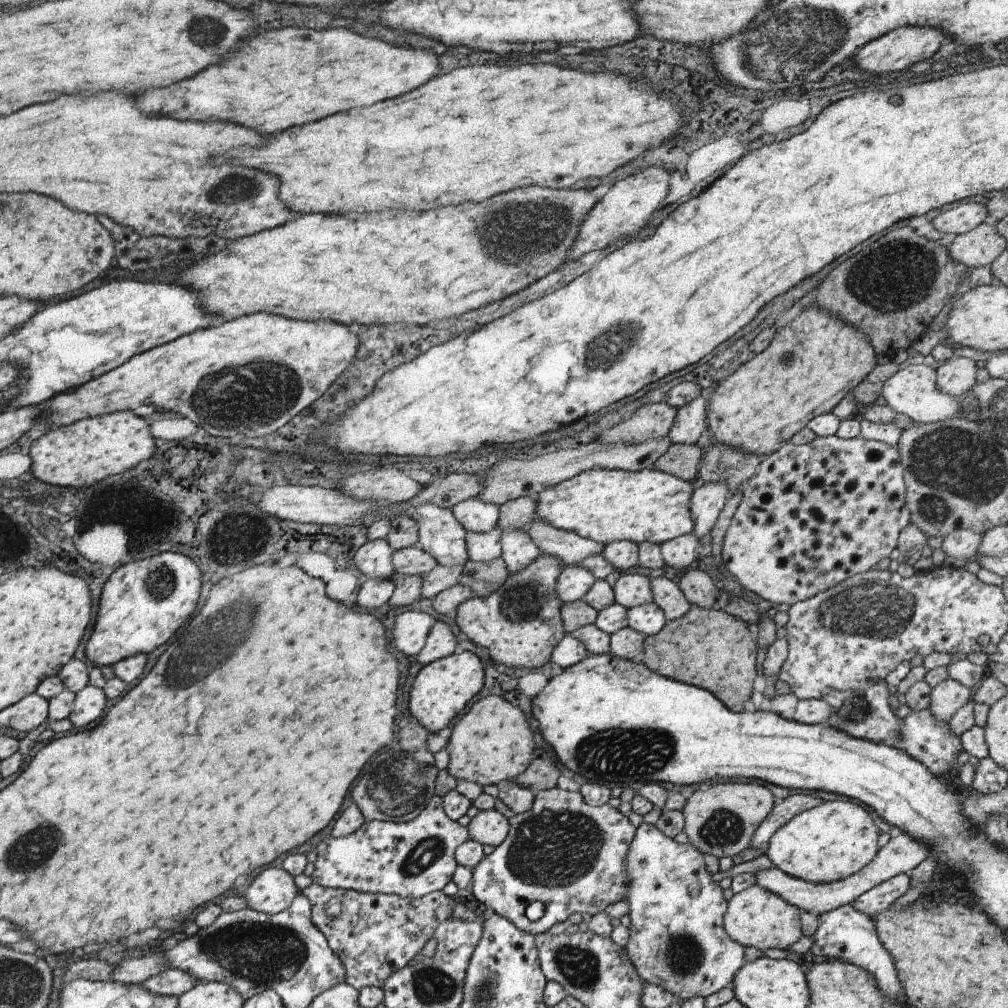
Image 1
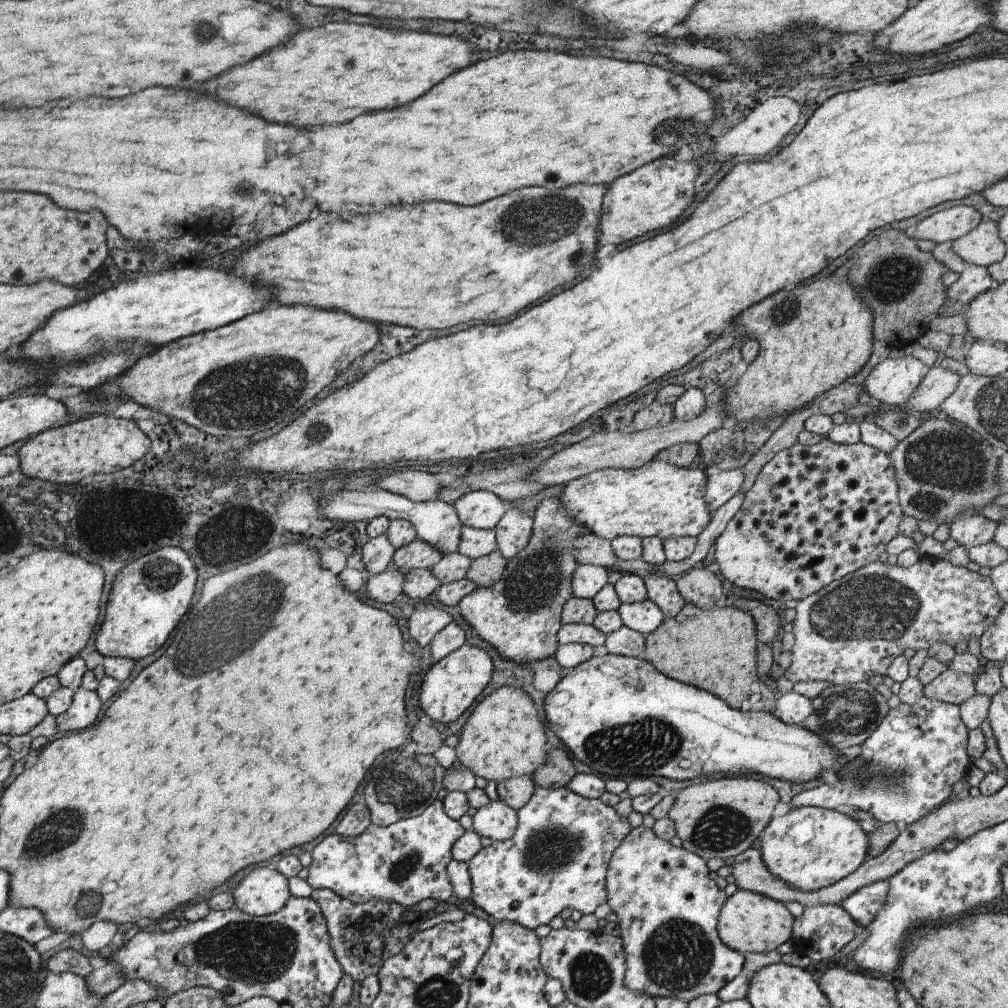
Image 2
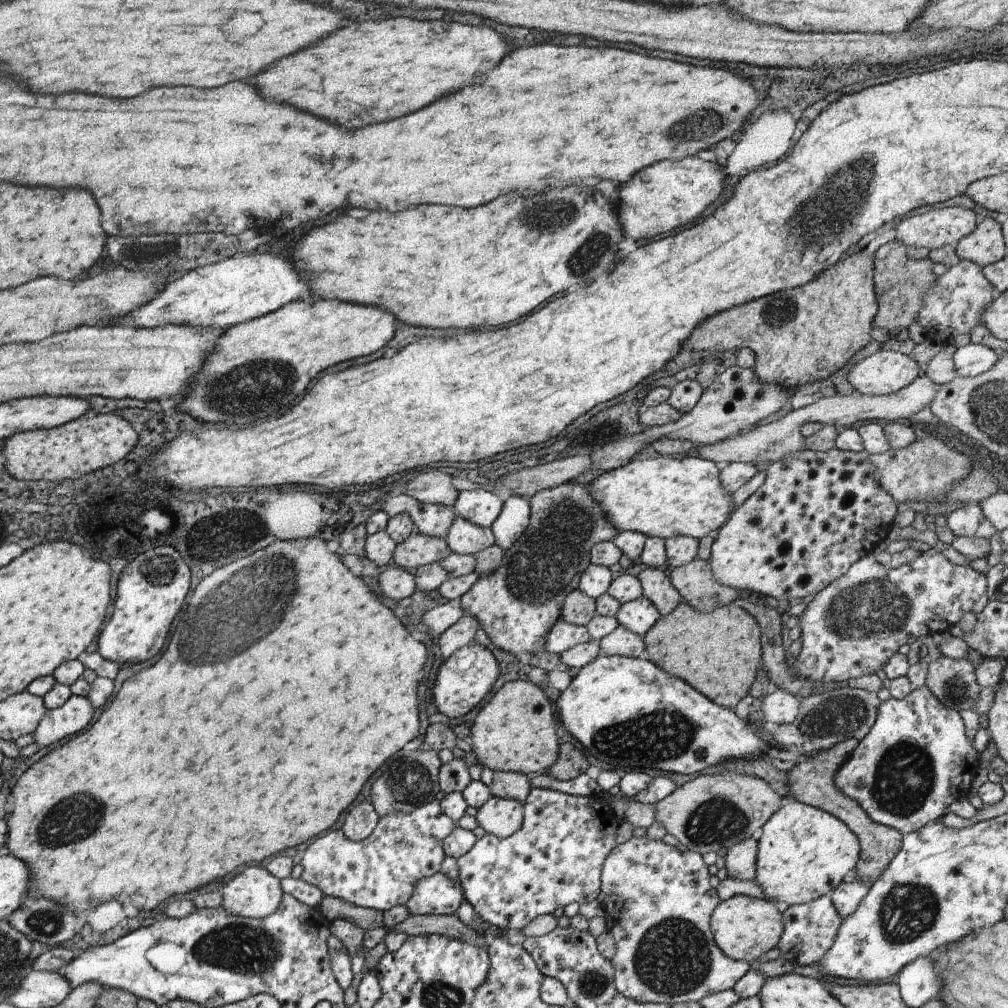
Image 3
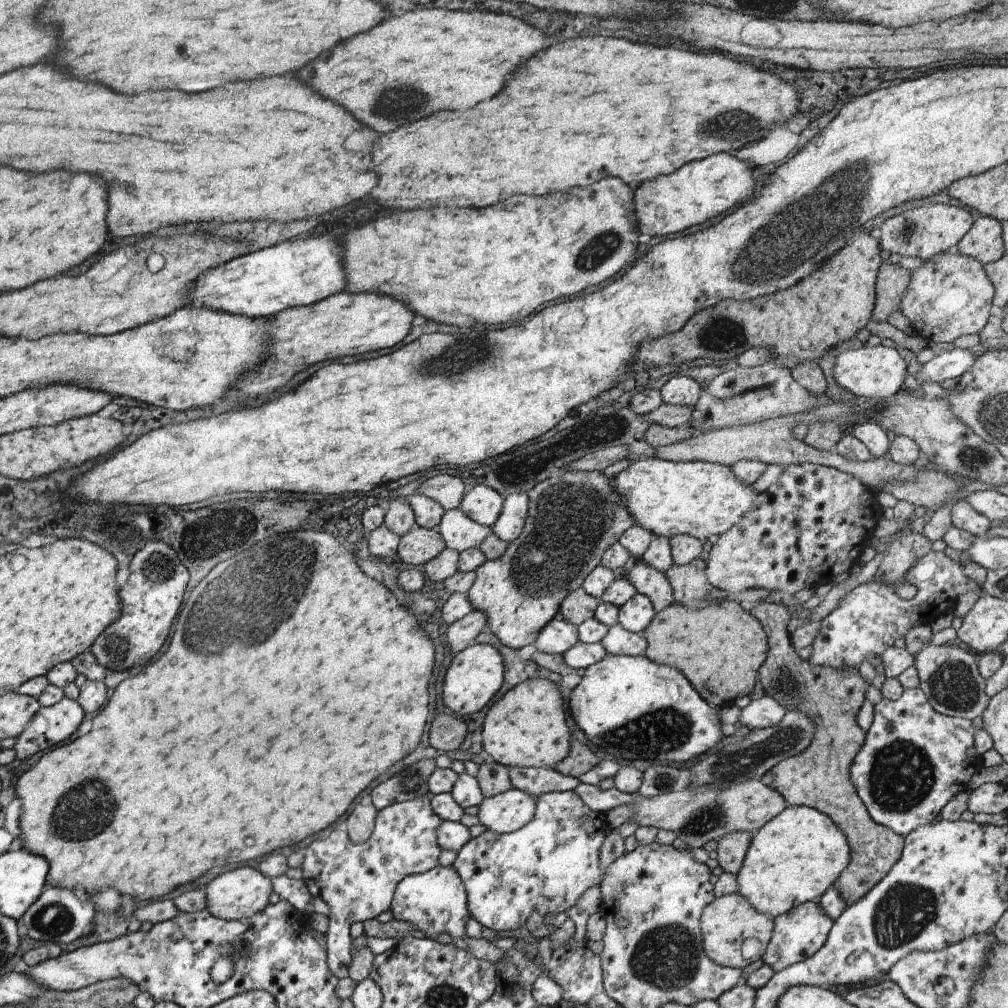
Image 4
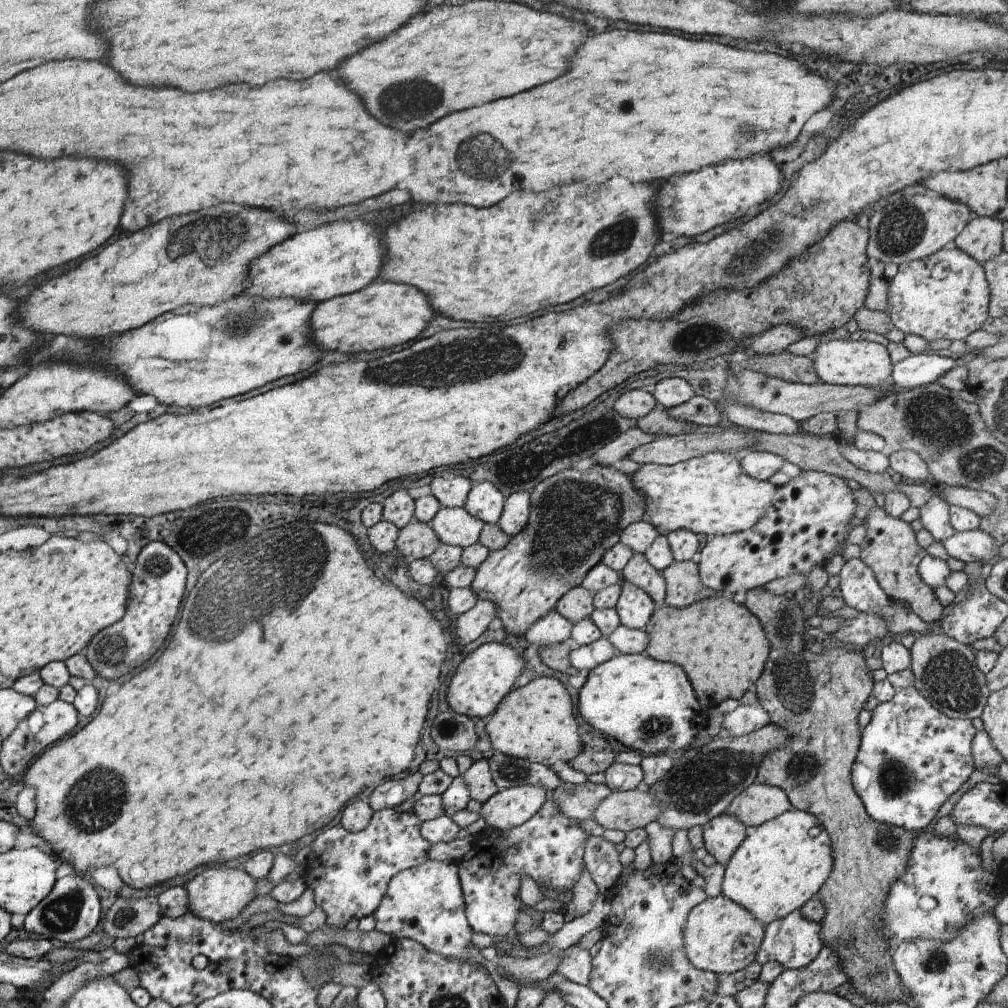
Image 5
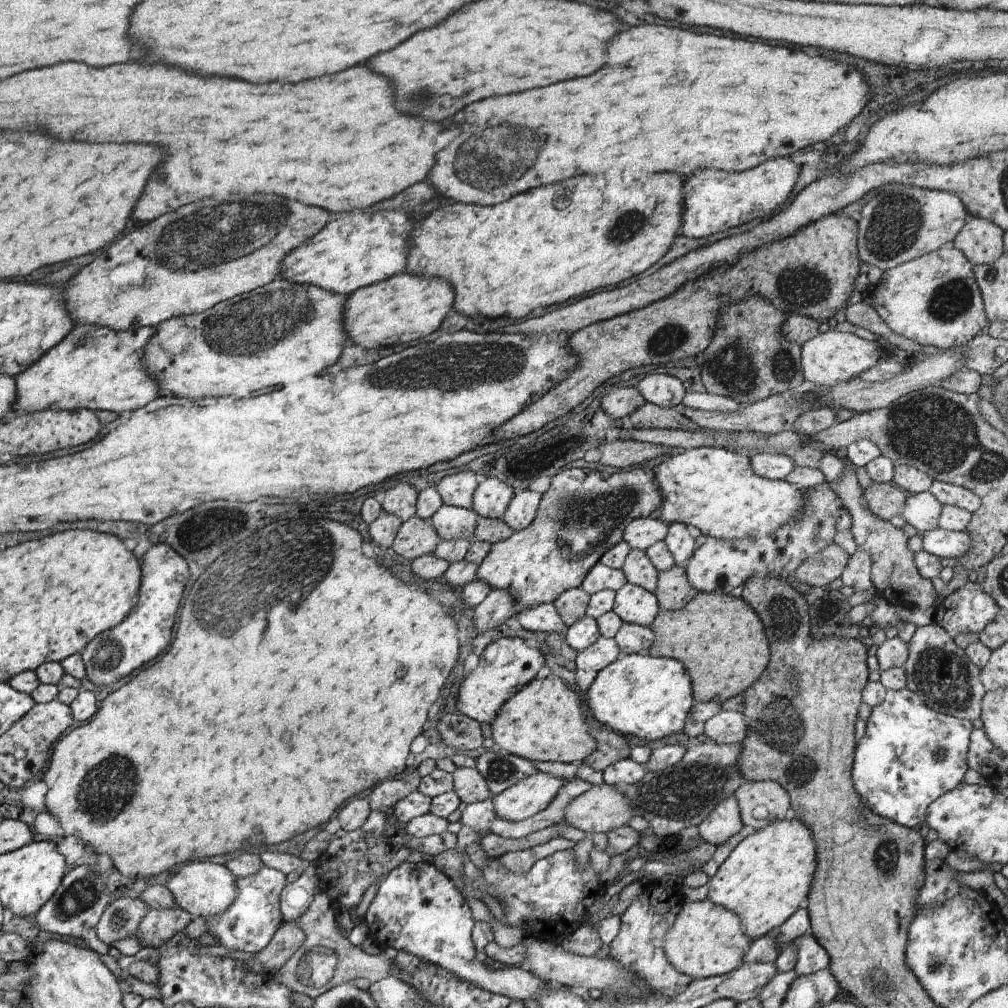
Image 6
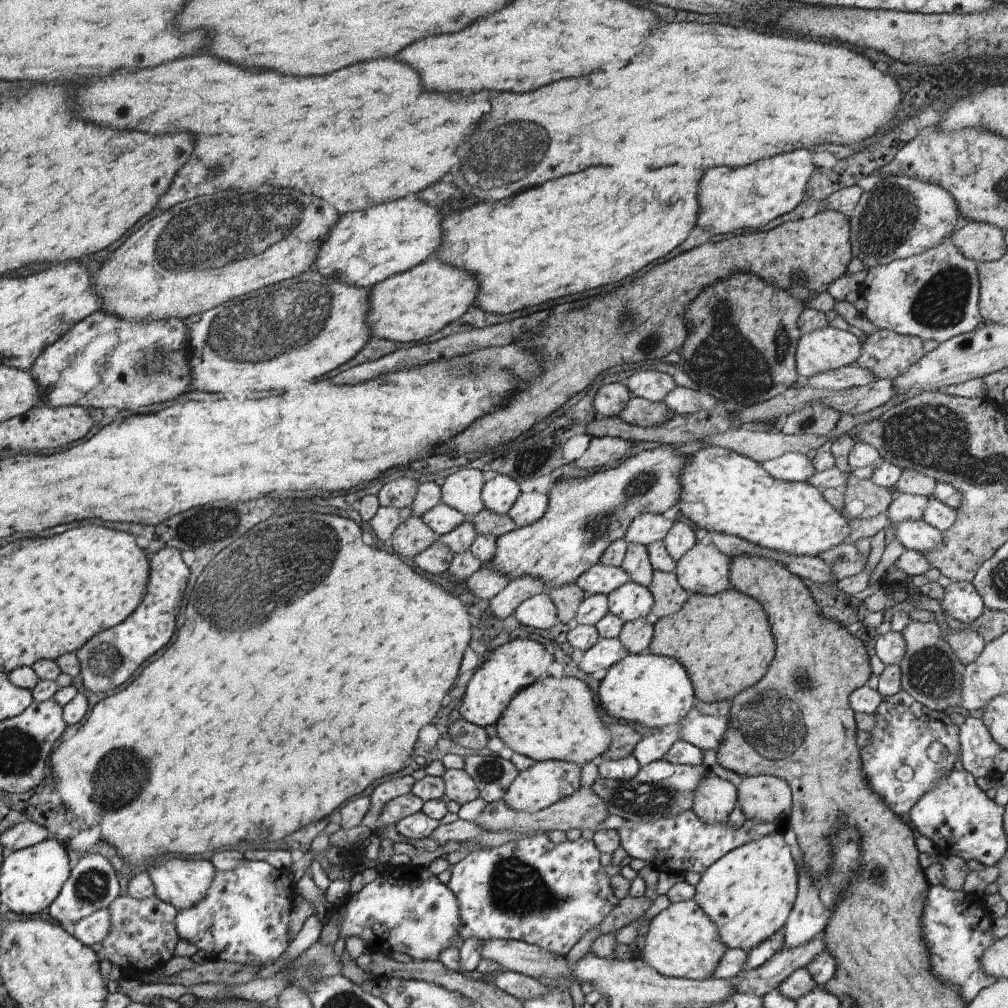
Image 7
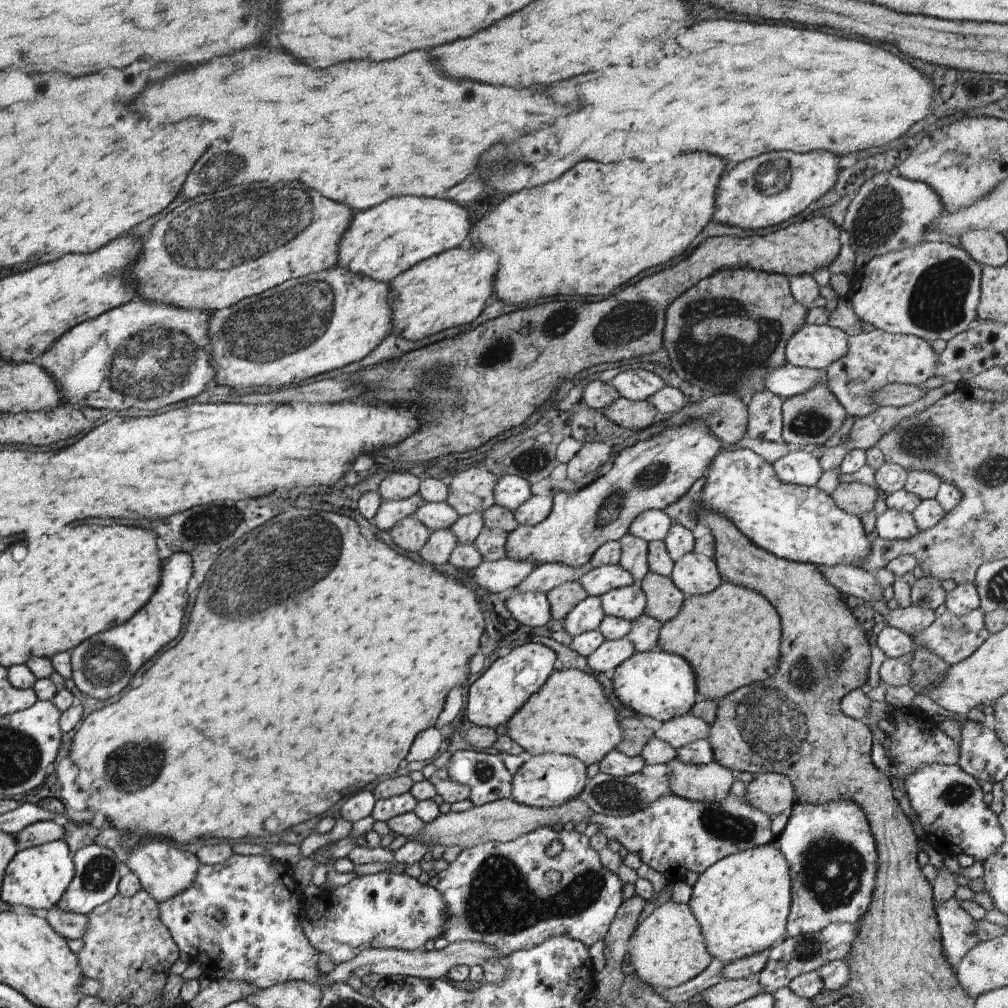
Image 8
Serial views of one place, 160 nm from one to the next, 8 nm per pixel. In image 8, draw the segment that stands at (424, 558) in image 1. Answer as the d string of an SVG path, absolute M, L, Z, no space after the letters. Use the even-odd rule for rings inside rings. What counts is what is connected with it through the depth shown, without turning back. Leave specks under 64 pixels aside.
M415 516L401 519L388 533L391 542L405 552L419 551L431 536L431 530L421 524Z

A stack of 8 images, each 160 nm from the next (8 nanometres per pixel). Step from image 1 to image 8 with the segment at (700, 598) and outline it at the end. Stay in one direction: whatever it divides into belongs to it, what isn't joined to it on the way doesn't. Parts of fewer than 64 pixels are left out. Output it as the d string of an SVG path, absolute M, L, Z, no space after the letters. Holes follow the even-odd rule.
M649 571L639 585L646 598L643 614L664 623L681 608L685 595L675 588L670 577Z

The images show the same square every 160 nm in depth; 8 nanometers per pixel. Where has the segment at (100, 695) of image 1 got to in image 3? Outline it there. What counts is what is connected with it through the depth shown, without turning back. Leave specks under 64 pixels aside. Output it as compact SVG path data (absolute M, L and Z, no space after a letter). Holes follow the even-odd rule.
M69 695L65 702L46 710L40 724L33 732L34 742L40 748L55 744L57 740L81 732L93 718L93 705L86 696Z

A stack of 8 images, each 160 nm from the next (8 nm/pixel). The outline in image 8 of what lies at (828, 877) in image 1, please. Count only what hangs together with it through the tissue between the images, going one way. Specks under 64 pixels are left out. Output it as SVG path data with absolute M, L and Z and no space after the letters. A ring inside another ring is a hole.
M771 842L724 856L700 872L687 903L699 923L707 952L727 964L785 939L790 888L789 865Z

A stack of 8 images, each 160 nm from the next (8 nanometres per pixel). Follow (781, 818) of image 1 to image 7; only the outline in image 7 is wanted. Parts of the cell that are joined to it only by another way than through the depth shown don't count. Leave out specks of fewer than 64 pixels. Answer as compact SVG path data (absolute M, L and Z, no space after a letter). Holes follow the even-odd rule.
M903 690L895 695L882 696L881 704L873 712L873 728L868 731L869 740L859 749L861 772L867 778L871 790L881 796L887 808L902 820L907 821L907 814L913 804L952 770L960 754L958 742L959 728L944 714L925 716L909 712L909 706L917 704Z

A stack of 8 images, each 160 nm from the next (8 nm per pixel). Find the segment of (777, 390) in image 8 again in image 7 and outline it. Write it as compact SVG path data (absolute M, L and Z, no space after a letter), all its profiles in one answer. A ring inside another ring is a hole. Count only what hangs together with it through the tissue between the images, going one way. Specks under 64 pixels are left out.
M852 363L838 370L827 370L827 372L809 376L805 380L805 385L803 387L813 388L813 390L837 392L849 388L865 386L865 384L876 380L876 378L871 376L869 370L857 368L857 366L853 366Z

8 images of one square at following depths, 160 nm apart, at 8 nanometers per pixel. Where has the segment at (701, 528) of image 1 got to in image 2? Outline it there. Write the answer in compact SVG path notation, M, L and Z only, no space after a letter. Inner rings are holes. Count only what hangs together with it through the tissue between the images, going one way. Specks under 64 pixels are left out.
M742 469L726 471L711 470L707 474L703 491L703 500L709 512L715 512L740 489L744 481Z

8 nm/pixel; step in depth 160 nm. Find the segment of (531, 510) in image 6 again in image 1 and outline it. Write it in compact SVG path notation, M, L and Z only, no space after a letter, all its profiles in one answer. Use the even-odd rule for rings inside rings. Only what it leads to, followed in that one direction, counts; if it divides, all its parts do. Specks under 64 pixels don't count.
M502 530L501 544L500 558L503 559L509 575L529 566L540 555L540 550L523 530Z

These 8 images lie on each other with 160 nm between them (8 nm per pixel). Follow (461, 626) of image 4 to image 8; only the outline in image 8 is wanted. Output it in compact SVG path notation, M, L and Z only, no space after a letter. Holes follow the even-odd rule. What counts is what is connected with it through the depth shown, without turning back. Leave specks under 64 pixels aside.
M543 563L525 576L517 586L511 590L517 593L536 592L546 594L552 588L559 586L567 581L577 581L592 566L590 564L583 567L571 568L559 563Z

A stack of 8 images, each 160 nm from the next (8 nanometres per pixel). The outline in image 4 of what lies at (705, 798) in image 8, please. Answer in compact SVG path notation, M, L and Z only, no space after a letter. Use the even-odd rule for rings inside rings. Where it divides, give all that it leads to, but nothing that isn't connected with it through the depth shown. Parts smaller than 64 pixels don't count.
M747 831L727 833L717 840L716 860L722 872L736 875L748 849L751 835Z

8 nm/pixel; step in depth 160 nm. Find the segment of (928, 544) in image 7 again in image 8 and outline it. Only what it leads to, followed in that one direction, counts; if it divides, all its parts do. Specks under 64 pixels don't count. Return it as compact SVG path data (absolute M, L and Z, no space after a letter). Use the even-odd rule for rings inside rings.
M886 509L874 522L875 534L886 541L905 540L915 536L919 530L912 514L895 509Z

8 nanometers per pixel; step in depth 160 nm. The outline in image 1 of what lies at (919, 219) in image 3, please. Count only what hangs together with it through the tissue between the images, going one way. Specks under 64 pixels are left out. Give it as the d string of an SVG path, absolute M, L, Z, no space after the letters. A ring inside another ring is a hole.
M961 202L932 220L932 227L944 234L960 235L973 230L978 224L983 223L987 216L985 206L977 202Z

